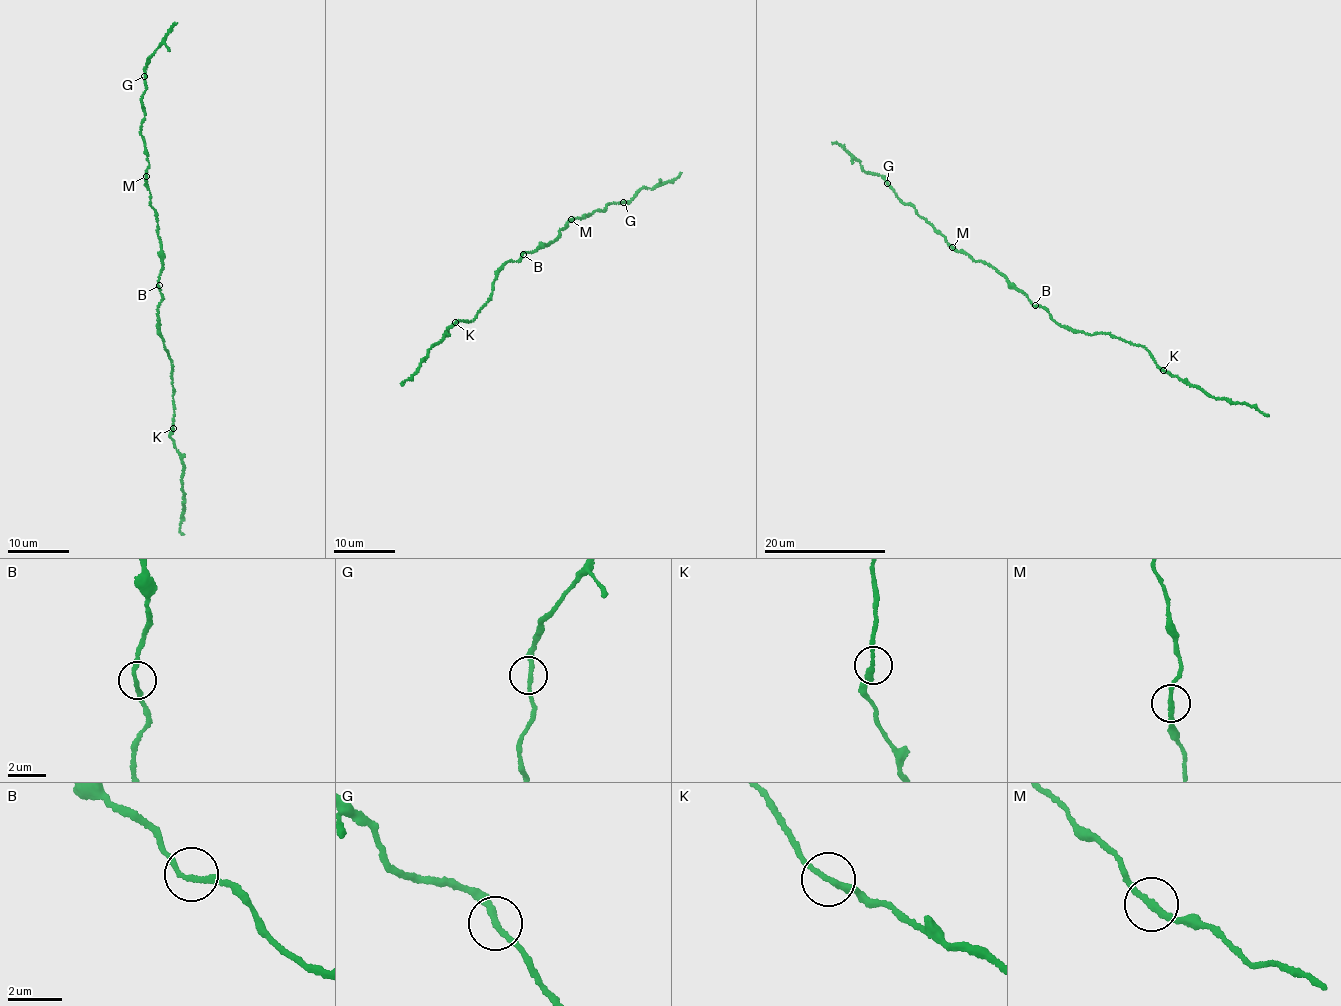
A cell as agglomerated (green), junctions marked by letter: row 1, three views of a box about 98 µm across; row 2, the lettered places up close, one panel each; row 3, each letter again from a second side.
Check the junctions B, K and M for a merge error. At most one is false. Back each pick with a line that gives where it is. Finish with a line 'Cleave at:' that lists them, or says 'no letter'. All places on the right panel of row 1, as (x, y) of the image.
M: (952, 247)
Cleave at: M

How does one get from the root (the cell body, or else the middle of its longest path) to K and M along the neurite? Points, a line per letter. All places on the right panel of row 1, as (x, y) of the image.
K: (1035, 307), (1045, 310), (1062, 326), (1092, 335), (1109, 332), (1139, 344), (1163, 370)
M: (1035, 307), (992, 267), (952, 248)

